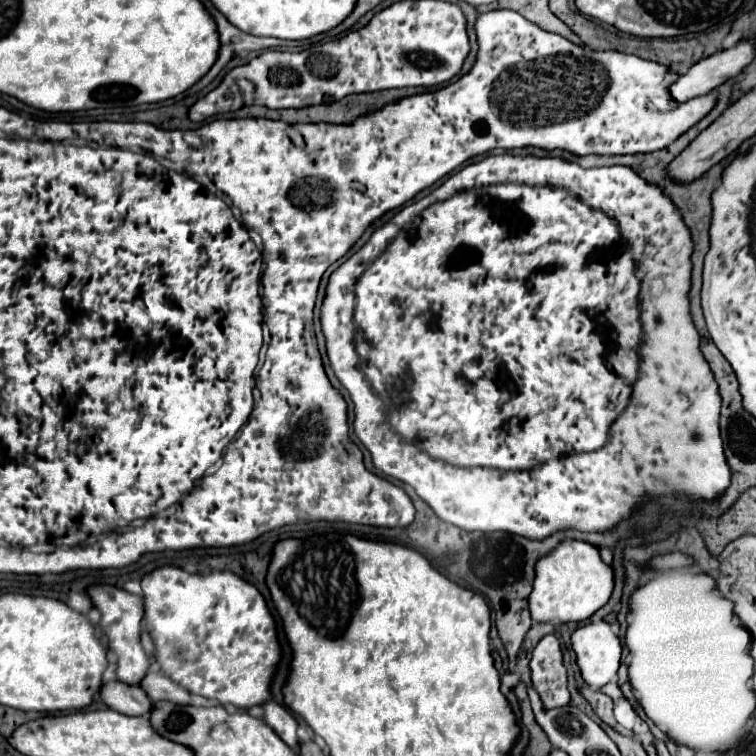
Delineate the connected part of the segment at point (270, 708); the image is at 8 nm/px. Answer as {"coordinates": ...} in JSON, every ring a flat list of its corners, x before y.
{"coordinates":[[267,701,263,705,265,709,265,723,271,725,271,729,291,747,299,753,299,745,301,745,301,739,297,735,297,721,295,717,291,715,289,709,285,709,283,705,275,703,275,701]]}

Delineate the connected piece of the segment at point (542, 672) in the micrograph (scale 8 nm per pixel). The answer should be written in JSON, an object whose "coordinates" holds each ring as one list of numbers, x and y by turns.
{"coordinates":[[545,635,533,649,531,679,547,709,569,703,567,669,563,665,563,651,555,635]]}

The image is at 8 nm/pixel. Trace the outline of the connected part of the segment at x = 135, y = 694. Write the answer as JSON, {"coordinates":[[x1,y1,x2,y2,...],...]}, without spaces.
{"coordinates":[[107,681,99,691,101,699,115,711,123,715,149,715,153,711,153,701,139,685,125,685,121,681]]}

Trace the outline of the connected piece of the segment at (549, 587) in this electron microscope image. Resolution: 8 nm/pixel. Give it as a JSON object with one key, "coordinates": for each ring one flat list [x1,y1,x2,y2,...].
{"coordinates":[[563,541,561,545,557,545,553,553,537,561,535,585,529,597,531,619,535,623,587,621,595,611,599,611,609,601,613,587,615,587,613,569,601,561,597,547,581,541]]}

